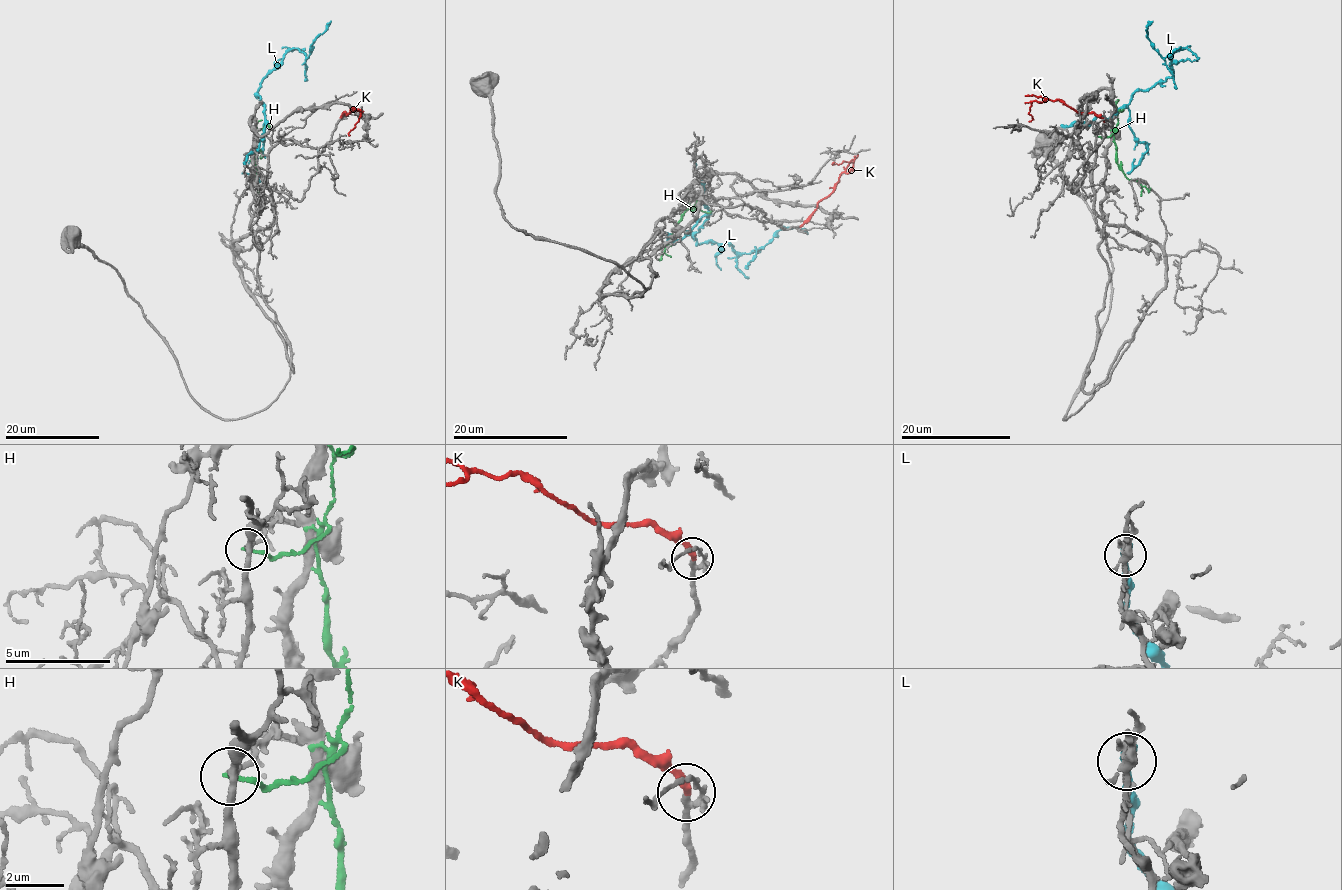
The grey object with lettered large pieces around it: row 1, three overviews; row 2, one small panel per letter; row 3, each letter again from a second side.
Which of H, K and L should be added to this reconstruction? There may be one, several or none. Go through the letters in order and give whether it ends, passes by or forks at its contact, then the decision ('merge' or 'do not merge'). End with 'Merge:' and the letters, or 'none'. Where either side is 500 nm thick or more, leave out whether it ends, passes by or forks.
H: it ends there; do not merge
K: it ends there; merge
L: it ends there; do not merge
Merge: K

